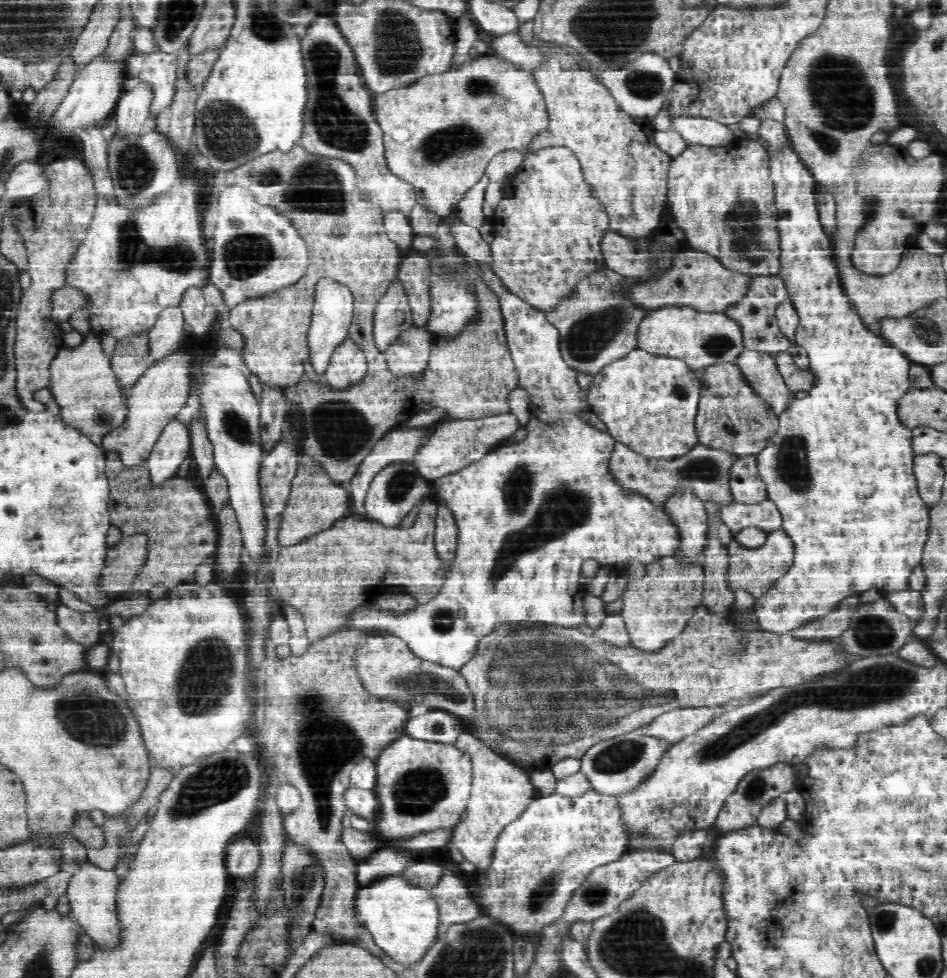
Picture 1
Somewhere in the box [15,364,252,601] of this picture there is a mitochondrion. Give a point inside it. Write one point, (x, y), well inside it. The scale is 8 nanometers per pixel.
(199, 526)

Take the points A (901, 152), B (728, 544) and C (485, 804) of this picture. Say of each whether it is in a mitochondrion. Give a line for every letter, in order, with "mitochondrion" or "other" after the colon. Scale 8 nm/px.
A: other
B: other
C: other

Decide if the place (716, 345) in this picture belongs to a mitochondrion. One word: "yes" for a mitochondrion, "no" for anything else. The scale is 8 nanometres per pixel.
yes

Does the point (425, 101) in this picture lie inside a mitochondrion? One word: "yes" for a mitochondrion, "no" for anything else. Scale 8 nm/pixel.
no

